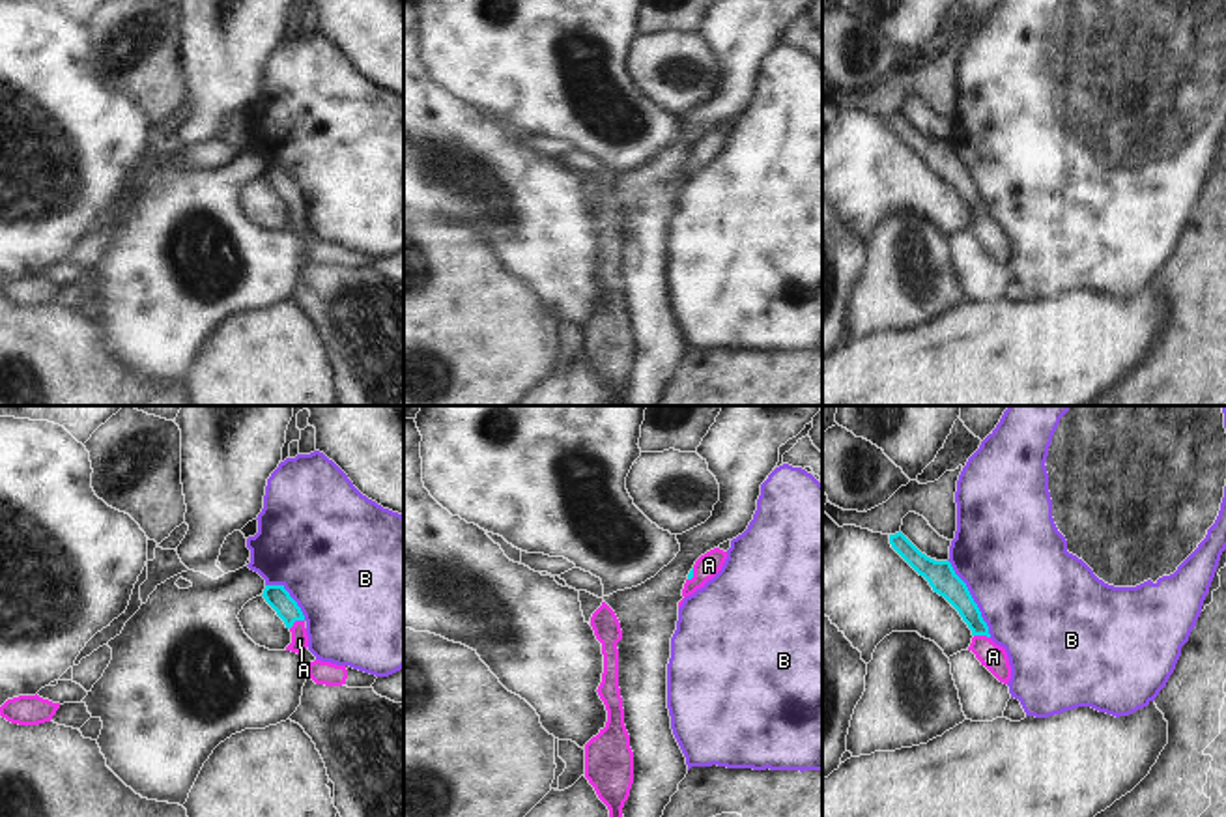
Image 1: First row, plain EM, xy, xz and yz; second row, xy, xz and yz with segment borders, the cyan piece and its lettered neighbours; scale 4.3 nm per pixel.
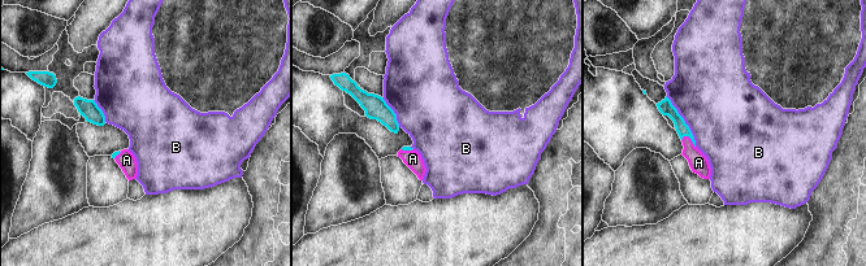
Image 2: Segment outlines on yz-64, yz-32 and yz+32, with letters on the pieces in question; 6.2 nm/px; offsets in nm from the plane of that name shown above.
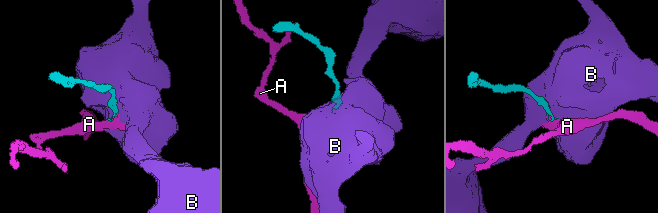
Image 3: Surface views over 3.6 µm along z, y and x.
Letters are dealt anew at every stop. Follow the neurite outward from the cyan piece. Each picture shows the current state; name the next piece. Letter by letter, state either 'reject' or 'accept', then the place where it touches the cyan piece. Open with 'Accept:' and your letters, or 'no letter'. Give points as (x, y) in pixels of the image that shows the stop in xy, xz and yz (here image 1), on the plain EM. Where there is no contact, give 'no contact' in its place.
Accept: A
A: accept; contact xy (296, 200)
B: reject; contact yz (972, 180)

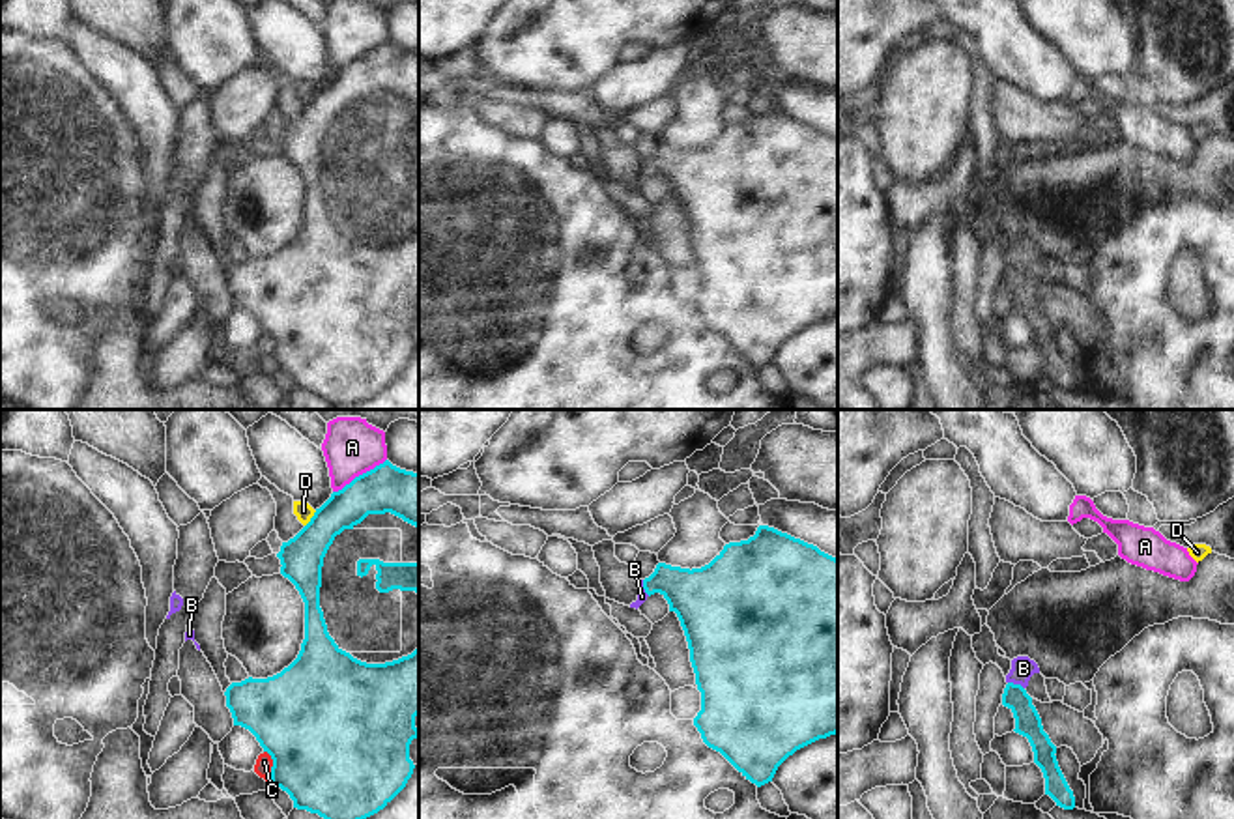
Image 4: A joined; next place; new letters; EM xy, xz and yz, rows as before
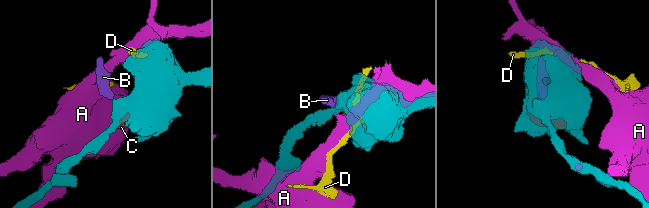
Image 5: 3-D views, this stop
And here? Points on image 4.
Accept: B
A: reject; contact xy (359, 57)
B: accept; contact yz (1016, 266)
C: reject; contact xy (273, 346)
D: reject; contact xy (311, 100)

